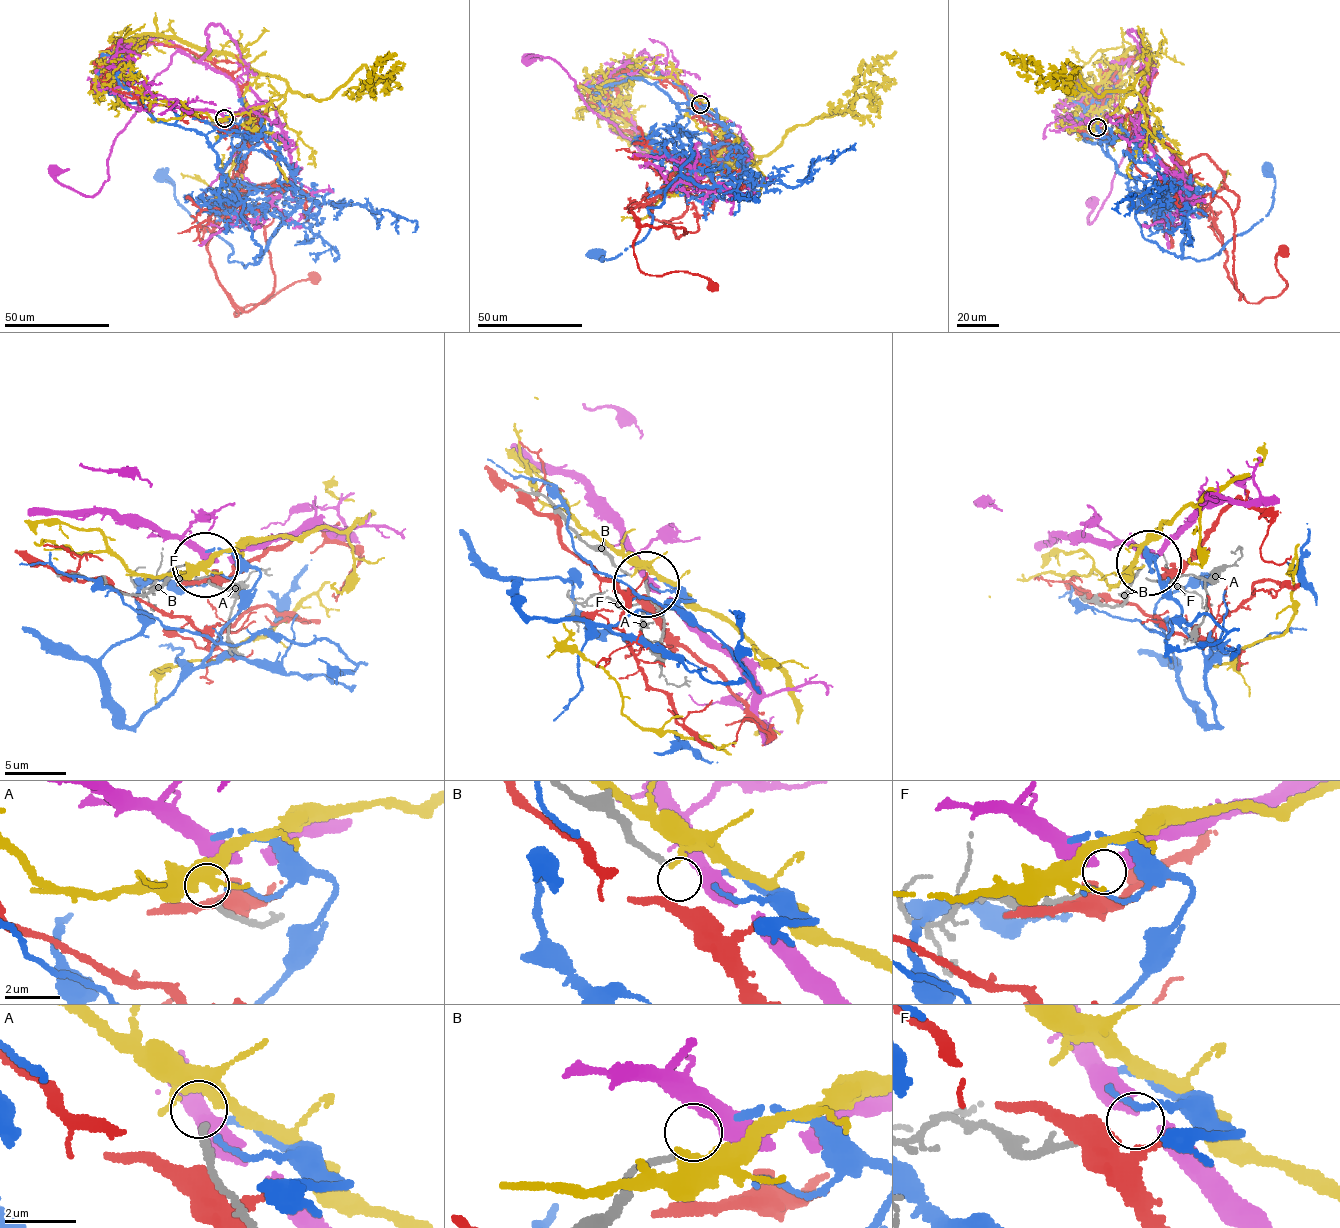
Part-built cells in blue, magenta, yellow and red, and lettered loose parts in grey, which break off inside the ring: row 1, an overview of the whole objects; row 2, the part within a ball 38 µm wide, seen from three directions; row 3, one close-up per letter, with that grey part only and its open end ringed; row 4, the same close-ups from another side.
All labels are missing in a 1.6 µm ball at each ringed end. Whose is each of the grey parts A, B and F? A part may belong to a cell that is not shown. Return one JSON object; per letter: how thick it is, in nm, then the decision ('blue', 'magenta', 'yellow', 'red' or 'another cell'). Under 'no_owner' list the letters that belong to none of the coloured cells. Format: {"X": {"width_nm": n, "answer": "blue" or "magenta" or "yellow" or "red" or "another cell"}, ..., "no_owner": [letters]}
{"A": {"width_nm": 180, "answer": "yellow"}, "B": {"width_nm": 180, "answer": "another cell"}, "F": {"width_nm": 150, "answer": "magenta"}, "no_owner": ["B"]}

